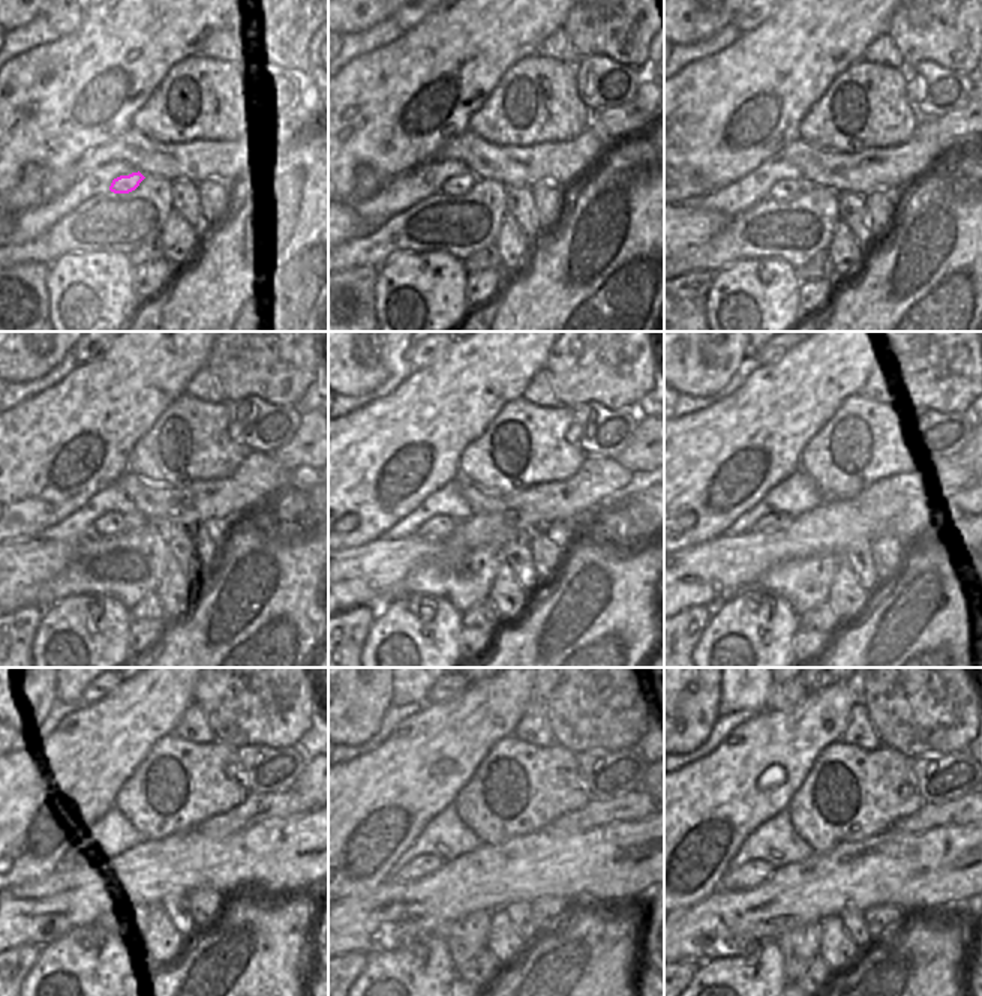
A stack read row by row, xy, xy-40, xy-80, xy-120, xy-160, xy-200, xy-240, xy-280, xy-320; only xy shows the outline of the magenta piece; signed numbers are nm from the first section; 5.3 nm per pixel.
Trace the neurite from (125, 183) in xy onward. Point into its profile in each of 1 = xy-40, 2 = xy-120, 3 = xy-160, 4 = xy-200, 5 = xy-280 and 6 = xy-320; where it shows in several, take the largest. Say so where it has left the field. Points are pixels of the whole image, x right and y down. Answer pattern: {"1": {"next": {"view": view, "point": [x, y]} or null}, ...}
{"1": {"next": {"view": "xy-40", "point": [458, 185]}}, "2": {"next": {"view": "xy-120", "point": [110, 524]}}, "3": {"next": {"view": "xy-160", "point": [441, 525]}}, "4": {"next": {"view": "xy-200", "point": [778, 521]}}, "5": {"next": {"view": "xy-280", "point": [425, 864]}}, "6": {"next": {"view": "xy-320", "point": [751, 873]}}}

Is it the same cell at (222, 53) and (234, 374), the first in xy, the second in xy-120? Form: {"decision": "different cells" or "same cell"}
{"decision": "different cells"}

